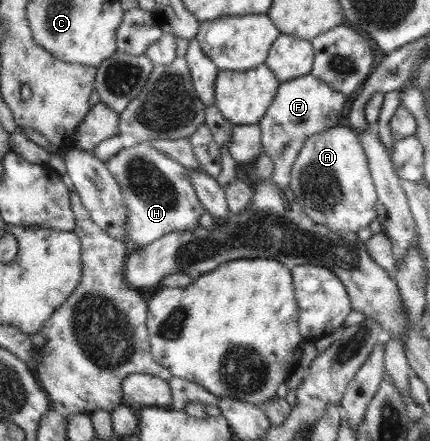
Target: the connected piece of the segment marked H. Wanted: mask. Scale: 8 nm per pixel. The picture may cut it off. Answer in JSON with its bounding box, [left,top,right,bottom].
[106,141,204,247]

